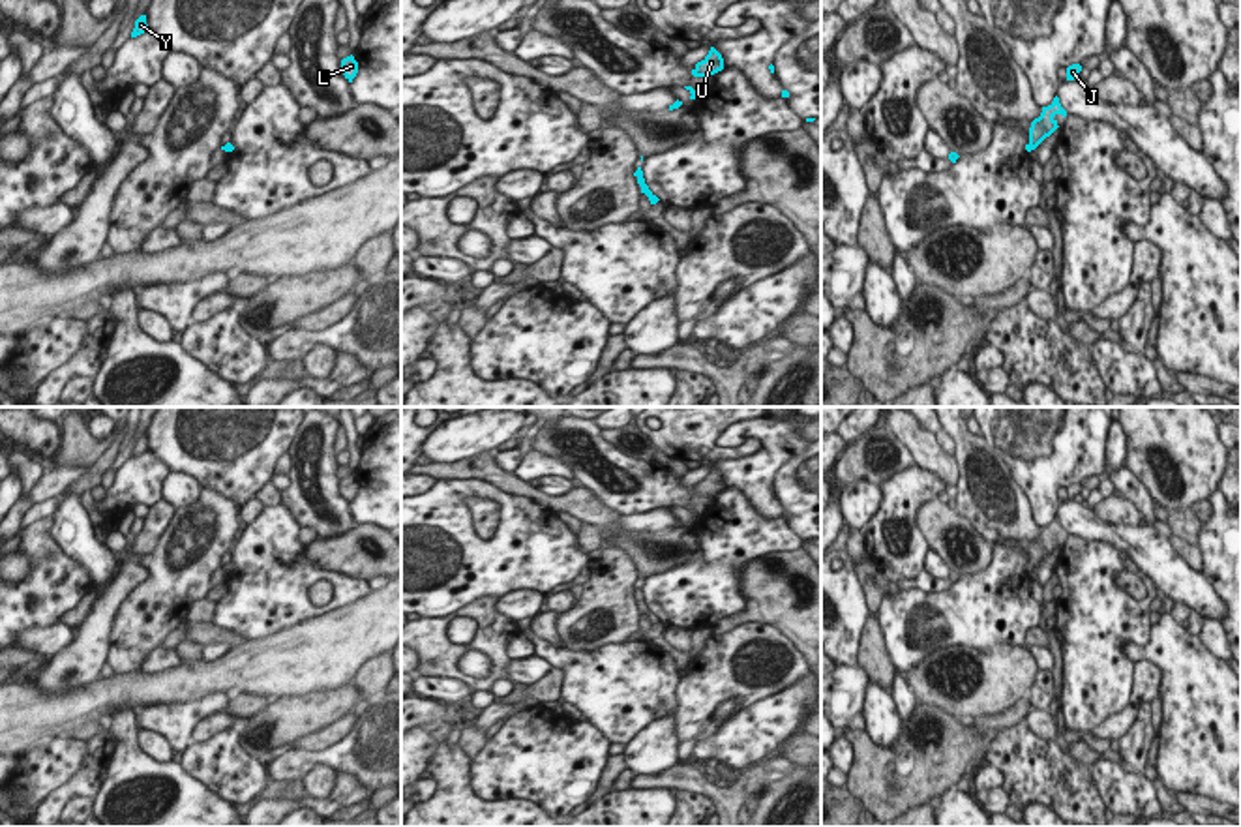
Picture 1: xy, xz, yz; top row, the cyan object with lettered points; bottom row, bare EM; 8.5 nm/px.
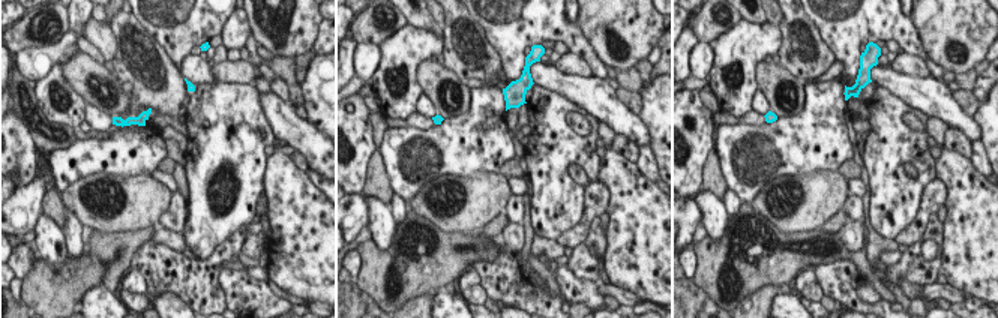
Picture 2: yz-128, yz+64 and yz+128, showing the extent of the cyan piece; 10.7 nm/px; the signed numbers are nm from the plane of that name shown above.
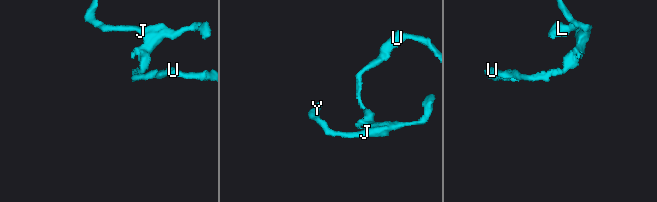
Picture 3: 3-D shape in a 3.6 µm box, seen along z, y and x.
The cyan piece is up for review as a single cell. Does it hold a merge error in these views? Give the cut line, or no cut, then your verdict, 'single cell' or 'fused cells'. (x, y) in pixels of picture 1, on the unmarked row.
no cut | single cell

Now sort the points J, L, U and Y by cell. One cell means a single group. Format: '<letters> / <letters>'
J L U Y

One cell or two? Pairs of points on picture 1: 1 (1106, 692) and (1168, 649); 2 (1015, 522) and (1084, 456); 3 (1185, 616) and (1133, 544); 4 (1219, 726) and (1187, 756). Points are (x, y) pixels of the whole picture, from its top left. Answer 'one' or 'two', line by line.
1: two
2: two
3: two
4: one

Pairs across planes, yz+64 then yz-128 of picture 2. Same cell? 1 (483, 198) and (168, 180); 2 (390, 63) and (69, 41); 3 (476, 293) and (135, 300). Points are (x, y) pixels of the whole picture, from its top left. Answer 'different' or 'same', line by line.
1: different
2: different
3: same

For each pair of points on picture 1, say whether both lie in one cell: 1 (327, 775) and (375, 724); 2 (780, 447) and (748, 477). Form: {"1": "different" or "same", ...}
{"1": "different", "2": "same"}

